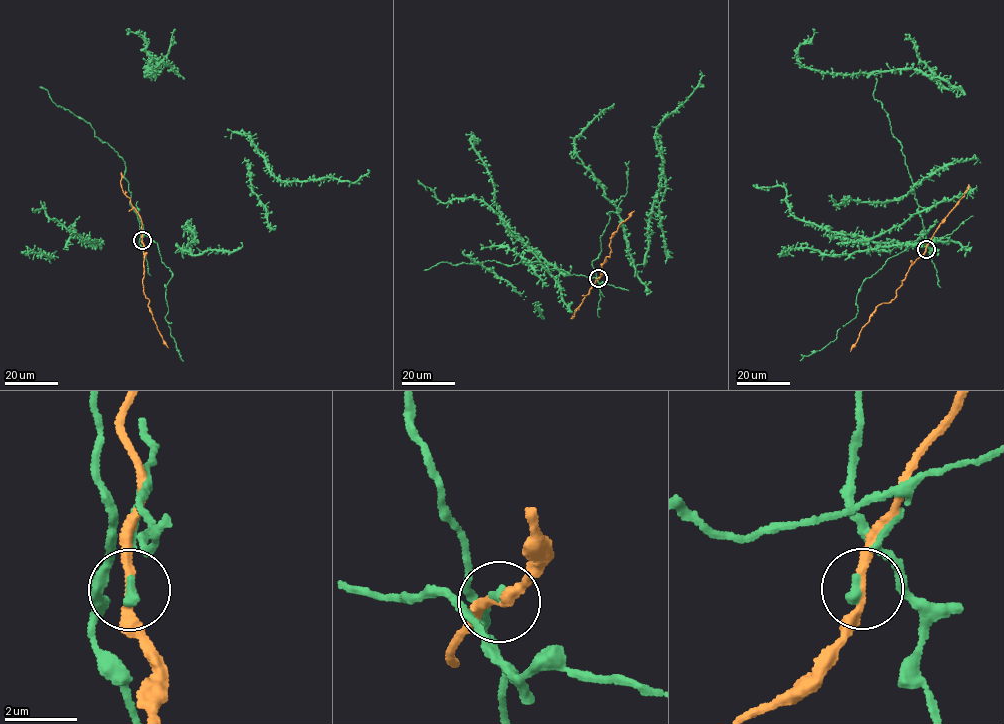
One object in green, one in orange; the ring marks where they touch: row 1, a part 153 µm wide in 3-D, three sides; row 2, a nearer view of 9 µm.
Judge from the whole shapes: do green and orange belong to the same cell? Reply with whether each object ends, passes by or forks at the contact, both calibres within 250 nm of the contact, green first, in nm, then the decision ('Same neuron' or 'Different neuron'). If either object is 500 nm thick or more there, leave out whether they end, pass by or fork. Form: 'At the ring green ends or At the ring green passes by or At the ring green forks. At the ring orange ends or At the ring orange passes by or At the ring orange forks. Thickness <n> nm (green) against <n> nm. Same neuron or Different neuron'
At the ring green ends. At the ring orange passes by. Thickness 280 nm (green) against 240 nm. Different neuron

